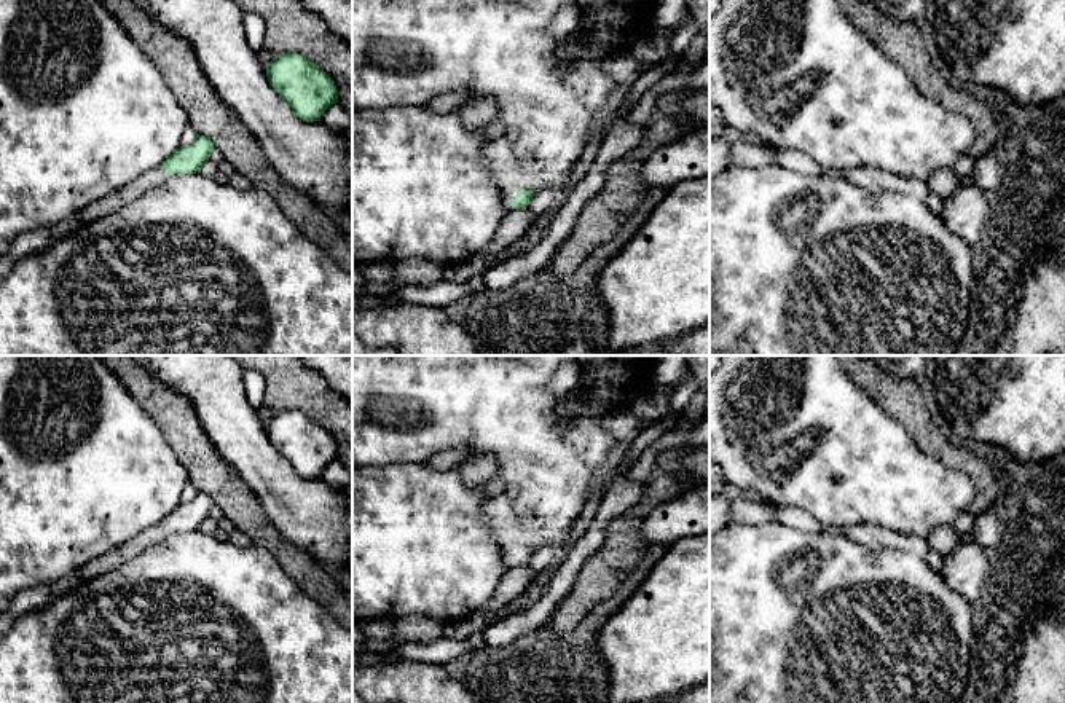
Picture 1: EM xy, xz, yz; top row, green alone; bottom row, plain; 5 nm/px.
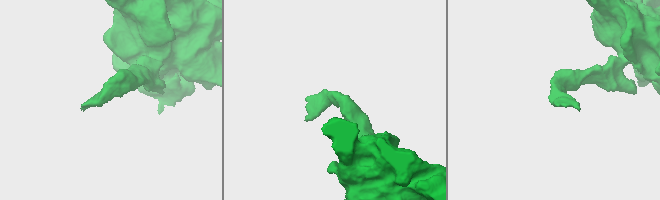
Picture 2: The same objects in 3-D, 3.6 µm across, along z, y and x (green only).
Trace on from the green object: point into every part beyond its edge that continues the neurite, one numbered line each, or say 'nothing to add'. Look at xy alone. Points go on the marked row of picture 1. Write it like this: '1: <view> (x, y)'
1: xy (155, 177)

